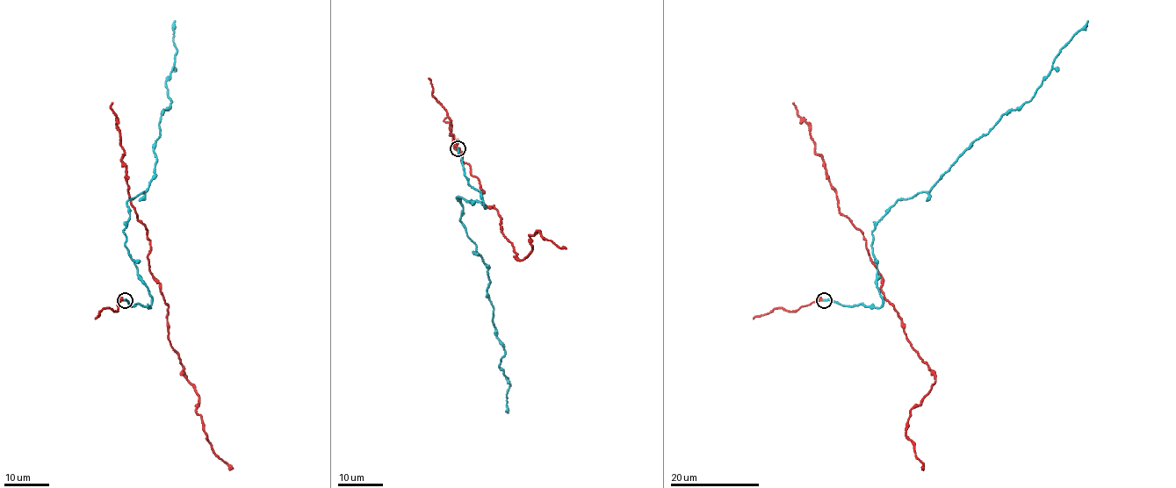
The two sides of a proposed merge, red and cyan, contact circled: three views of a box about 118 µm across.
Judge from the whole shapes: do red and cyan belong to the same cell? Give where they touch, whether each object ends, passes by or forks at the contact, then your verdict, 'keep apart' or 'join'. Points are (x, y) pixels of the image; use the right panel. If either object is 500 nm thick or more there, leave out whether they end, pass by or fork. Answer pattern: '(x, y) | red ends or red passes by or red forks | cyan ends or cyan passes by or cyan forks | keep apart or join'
(824, 300) | red ends | cyan ends | join

